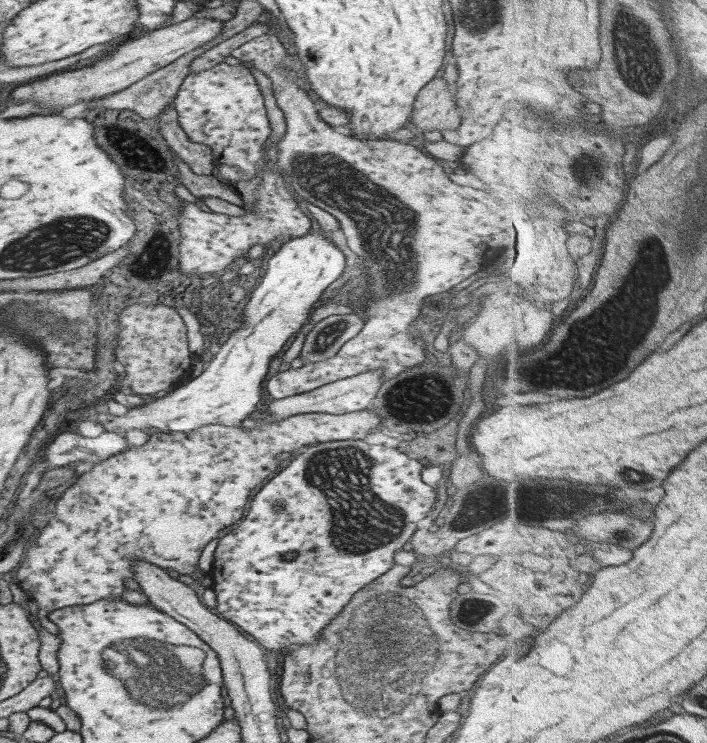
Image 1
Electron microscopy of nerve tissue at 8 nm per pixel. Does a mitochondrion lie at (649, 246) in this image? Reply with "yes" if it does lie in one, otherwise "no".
no

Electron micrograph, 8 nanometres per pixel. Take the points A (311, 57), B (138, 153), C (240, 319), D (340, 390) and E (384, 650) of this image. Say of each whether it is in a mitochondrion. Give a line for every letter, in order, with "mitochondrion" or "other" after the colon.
A: other
B: mitochondrion
C: other
D: other
E: mitochondrion

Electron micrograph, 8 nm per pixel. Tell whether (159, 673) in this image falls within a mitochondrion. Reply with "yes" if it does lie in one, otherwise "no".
yes

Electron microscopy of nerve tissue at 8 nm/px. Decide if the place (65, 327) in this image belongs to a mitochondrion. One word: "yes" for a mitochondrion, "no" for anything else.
yes

